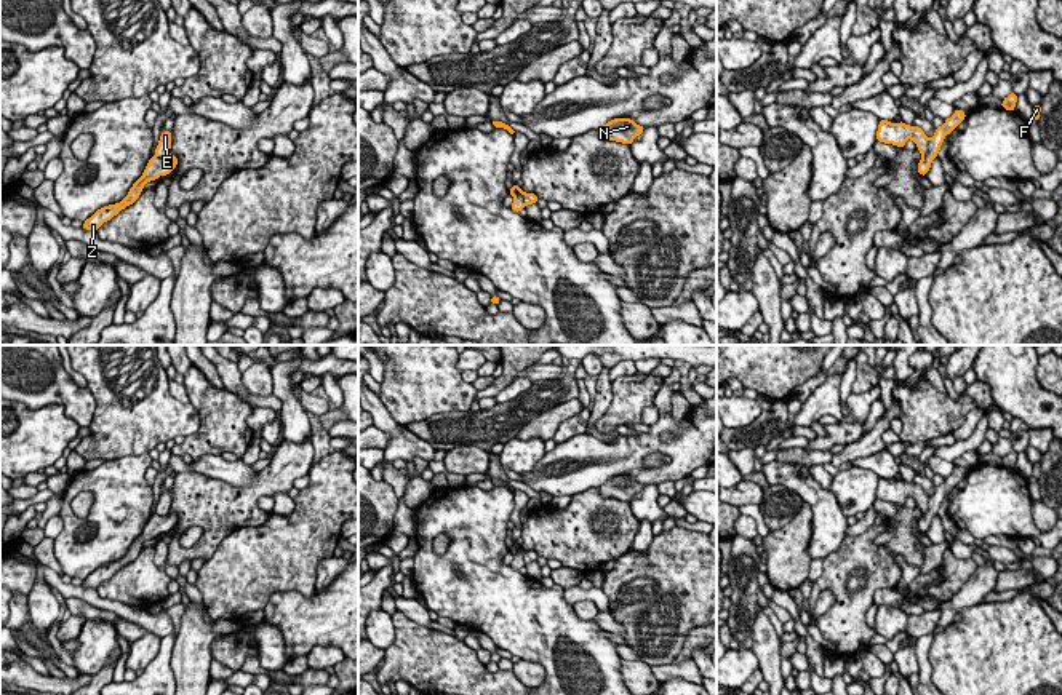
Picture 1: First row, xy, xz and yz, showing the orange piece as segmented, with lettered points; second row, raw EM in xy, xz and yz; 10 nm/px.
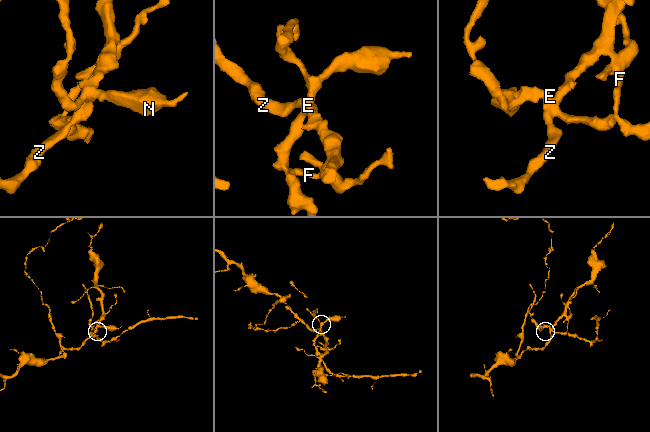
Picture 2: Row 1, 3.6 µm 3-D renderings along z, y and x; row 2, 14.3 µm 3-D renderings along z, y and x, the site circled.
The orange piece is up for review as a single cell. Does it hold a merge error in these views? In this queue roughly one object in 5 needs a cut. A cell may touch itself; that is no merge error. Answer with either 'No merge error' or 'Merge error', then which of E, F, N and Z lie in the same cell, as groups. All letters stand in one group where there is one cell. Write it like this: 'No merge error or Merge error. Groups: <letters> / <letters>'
Merge error. Groups: E F N / Z

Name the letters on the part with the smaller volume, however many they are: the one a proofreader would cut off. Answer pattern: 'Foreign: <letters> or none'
Foreign: E, F, N

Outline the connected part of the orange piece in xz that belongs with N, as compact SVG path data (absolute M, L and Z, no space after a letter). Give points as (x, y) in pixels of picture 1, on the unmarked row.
M614 476L603 483L600 487L601 497L632 502L637 494L645 489L645 484L637 483L632 476Z

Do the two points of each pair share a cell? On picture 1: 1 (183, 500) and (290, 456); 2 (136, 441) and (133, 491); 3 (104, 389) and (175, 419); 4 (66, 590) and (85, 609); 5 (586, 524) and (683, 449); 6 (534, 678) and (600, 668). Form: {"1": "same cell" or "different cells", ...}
{"1": "same cell", "2": "different cells", "3": "same cell", "4": "different cells", "5": "different cells", "6": "different cells"}

